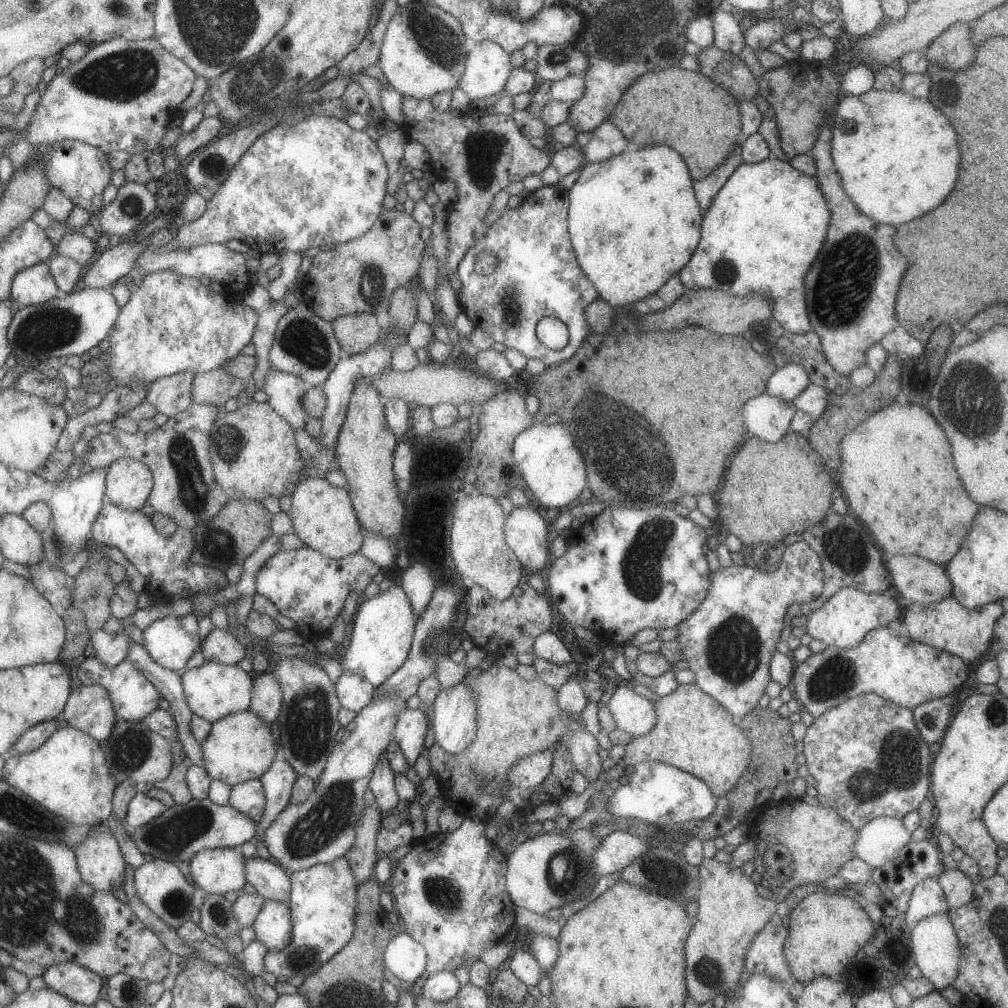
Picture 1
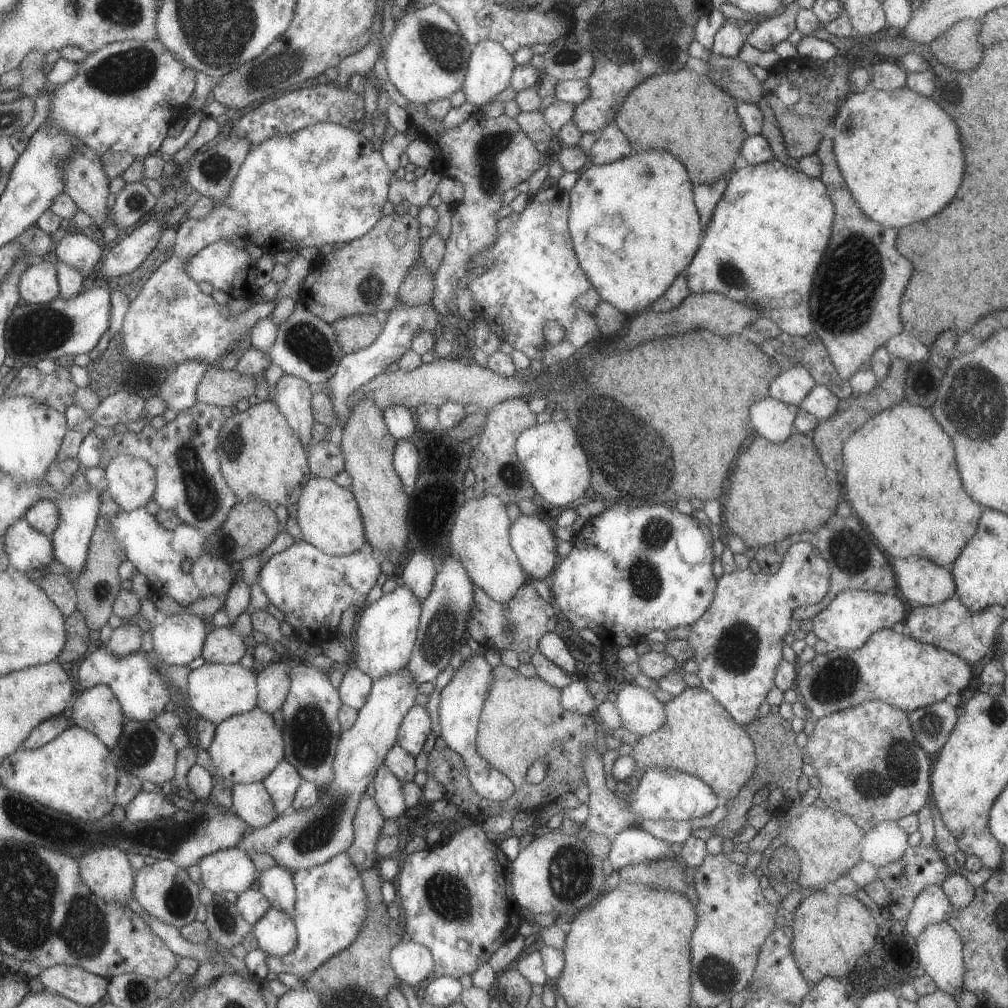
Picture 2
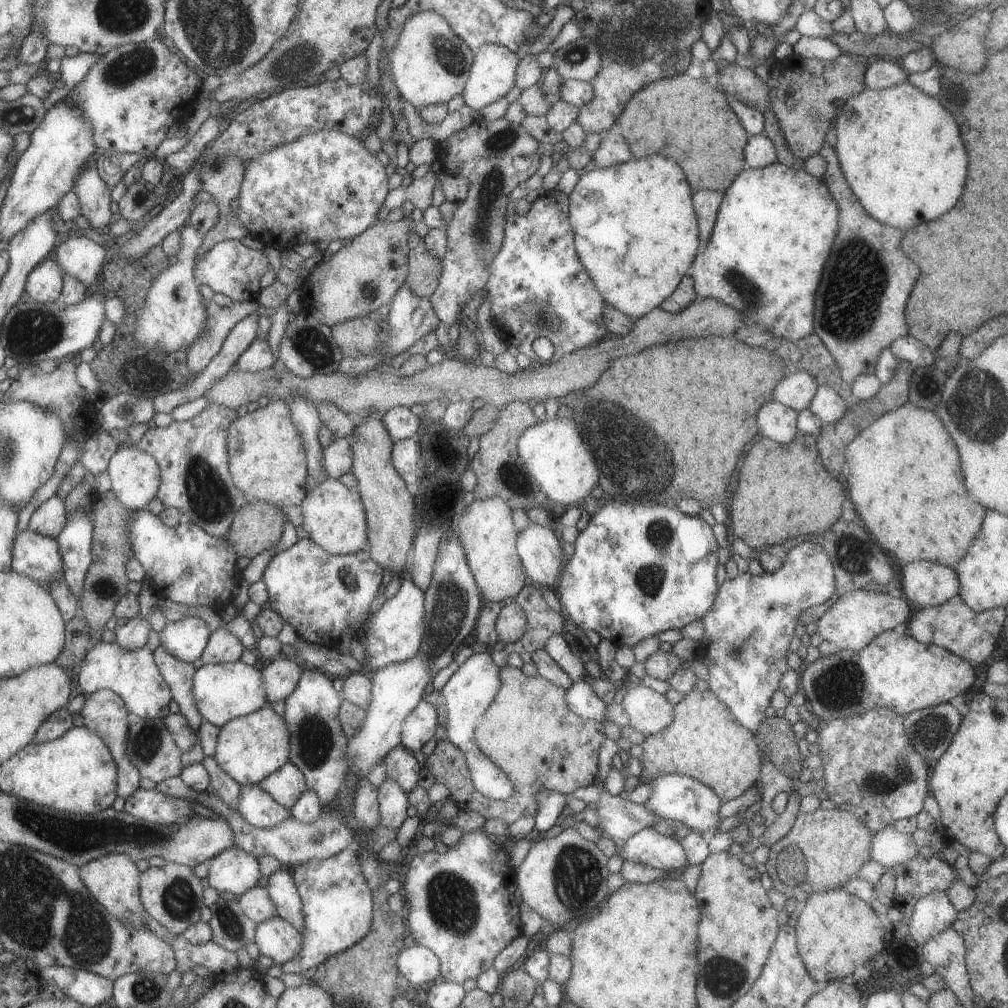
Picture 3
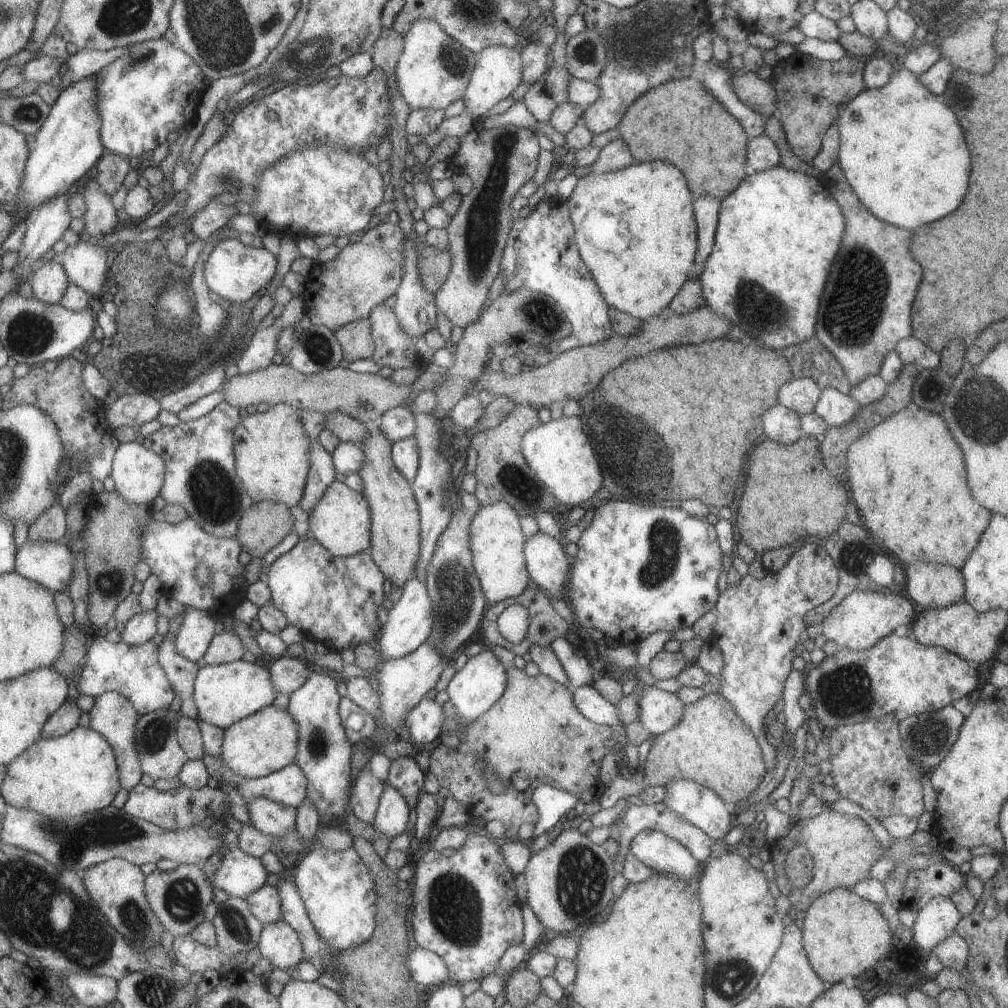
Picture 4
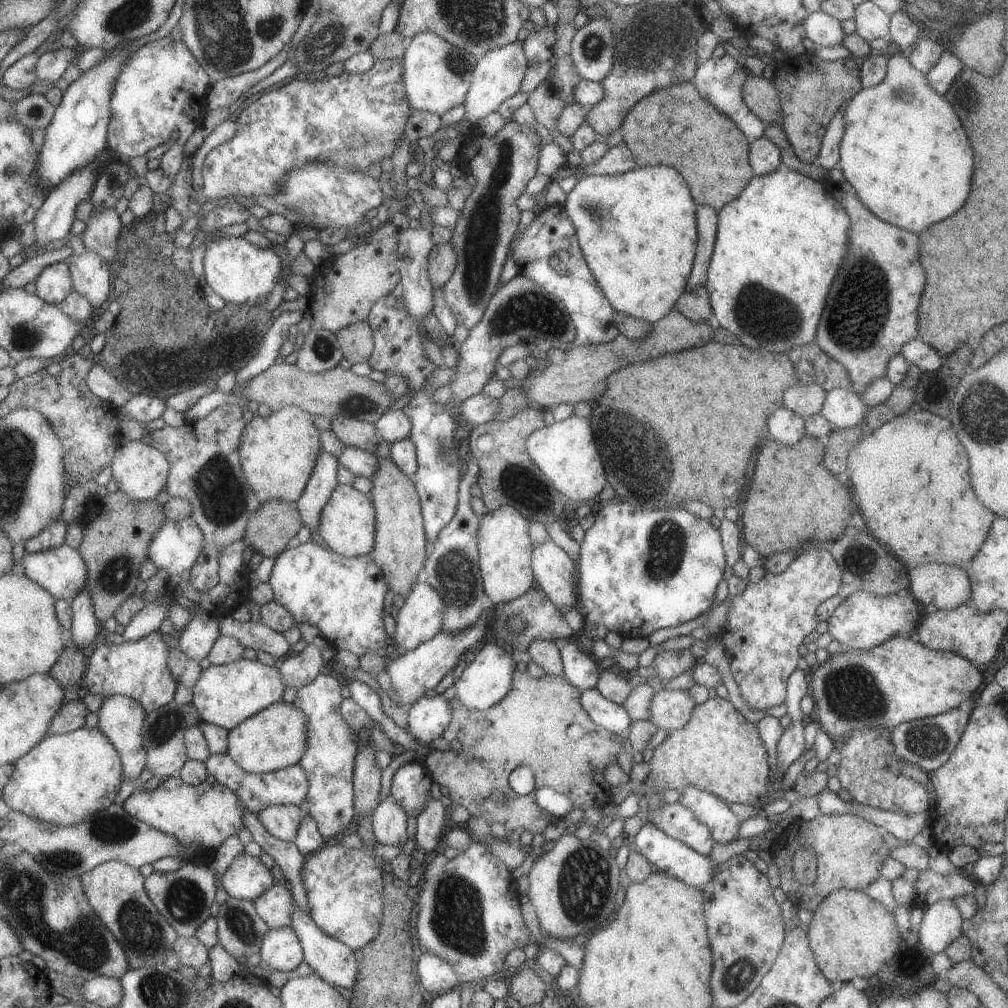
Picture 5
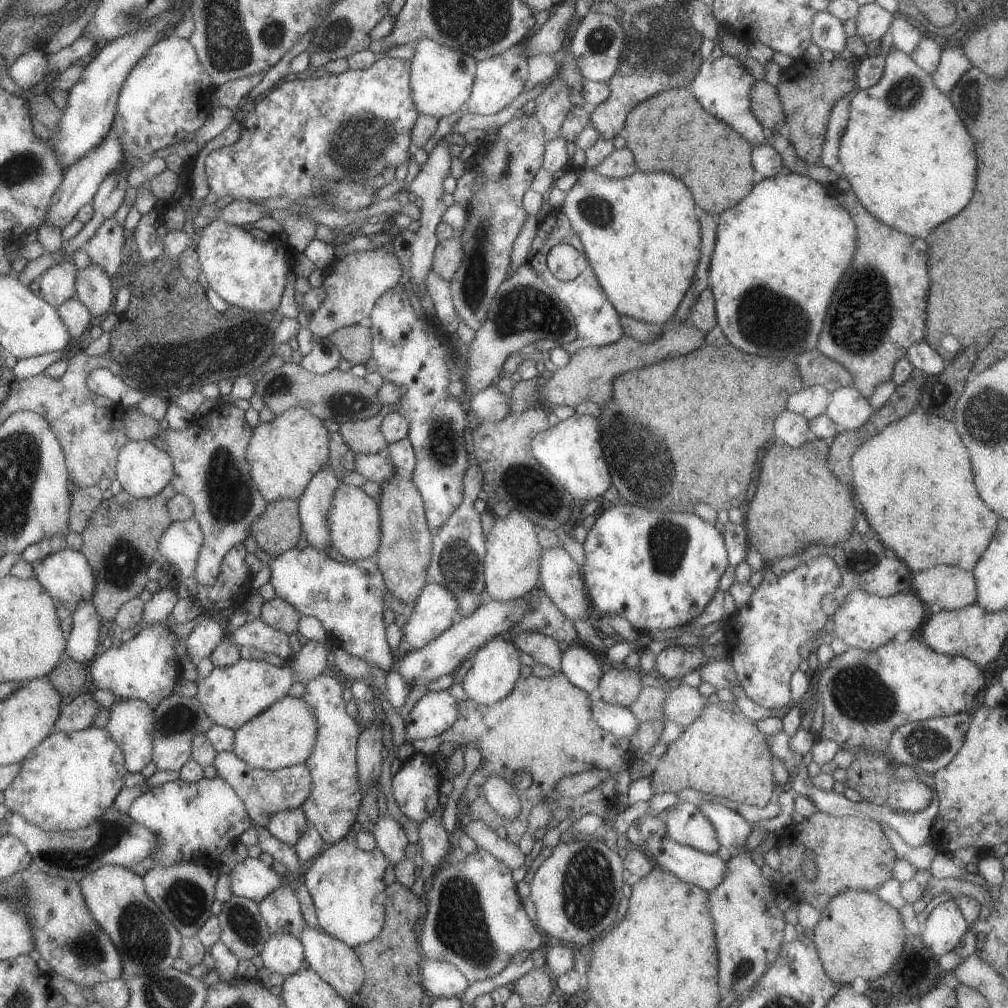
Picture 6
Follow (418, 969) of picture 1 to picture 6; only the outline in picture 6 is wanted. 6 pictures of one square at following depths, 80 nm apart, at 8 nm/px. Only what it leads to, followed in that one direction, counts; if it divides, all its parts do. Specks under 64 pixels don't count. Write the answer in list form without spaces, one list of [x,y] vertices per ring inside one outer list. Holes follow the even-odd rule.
[[[425,958],[421,970],[422,988],[435,999],[460,998],[470,982],[450,962]]]

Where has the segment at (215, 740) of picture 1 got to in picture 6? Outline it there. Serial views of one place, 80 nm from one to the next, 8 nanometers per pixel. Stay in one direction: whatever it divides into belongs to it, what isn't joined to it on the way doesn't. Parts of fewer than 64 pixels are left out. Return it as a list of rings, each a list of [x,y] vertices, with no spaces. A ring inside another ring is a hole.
[[[285,695],[255,718],[234,730],[233,752],[256,769],[277,770],[304,763],[316,741],[317,721],[310,706],[300,697]]]

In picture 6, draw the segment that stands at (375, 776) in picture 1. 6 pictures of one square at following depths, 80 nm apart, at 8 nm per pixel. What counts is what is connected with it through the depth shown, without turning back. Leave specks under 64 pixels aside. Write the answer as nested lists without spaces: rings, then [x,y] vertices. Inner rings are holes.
[[[386,812],[383,816],[378,814],[378,820],[371,833],[376,846],[381,849],[386,860],[389,860],[391,864],[397,864],[405,858],[405,848],[409,846],[406,834],[401,825],[391,820]]]

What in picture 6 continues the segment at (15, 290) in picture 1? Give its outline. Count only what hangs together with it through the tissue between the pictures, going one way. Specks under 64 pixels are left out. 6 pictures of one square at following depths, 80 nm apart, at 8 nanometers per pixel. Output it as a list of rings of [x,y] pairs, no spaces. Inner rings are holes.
[[[57,262],[37,279],[42,299],[57,308],[63,302],[76,296],[74,282],[76,268],[73,262]]]

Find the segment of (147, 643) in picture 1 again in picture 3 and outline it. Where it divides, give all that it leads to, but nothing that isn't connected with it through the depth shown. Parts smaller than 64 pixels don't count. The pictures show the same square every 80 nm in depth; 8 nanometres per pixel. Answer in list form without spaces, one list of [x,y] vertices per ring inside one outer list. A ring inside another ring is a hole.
[[[191,615],[190,617],[183,617],[175,622],[167,621],[164,629],[158,633],[159,645],[163,645],[167,649],[167,652],[173,655],[177,660],[192,663],[196,658],[202,655],[211,633],[207,624],[202,619]]]

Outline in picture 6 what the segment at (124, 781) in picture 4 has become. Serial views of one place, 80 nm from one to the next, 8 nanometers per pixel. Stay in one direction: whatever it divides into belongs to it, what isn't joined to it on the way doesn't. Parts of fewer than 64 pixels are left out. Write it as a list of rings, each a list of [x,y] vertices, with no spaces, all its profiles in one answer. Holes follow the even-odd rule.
[[[139,699],[117,700],[110,708],[109,721],[104,729],[120,746],[125,768],[131,773],[141,772],[152,760],[152,730],[154,729],[154,709]]]

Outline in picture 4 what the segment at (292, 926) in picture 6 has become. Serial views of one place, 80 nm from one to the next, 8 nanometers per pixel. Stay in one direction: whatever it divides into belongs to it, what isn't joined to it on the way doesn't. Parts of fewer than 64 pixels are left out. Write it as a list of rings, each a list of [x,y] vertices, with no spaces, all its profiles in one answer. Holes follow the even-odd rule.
[[[265,884],[257,891],[252,892],[245,900],[250,912],[263,925],[282,920],[276,886]]]

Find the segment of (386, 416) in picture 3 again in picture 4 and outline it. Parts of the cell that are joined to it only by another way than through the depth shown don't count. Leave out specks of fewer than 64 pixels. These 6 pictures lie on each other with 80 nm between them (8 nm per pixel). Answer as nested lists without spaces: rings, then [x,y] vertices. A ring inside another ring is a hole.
[[[408,406],[393,407],[379,417],[378,429],[390,442],[411,437],[414,431],[414,418]]]

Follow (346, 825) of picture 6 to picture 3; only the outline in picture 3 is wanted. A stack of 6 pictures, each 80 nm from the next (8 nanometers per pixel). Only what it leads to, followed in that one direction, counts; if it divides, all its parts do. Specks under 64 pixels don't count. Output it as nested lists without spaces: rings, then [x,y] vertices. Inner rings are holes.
[[[305,666],[293,692],[284,698],[283,718],[290,736],[288,760],[303,773],[307,790],[316,794],[322,810],[338,803],[337,793],[343,787],[348,770],[345,758],[347,738],[338,719],[342,694],[331,682],[324,671]]]

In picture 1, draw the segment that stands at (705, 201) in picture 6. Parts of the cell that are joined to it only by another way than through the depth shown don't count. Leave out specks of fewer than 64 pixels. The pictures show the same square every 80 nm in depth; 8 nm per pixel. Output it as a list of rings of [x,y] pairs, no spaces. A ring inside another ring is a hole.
[[[675,66],[653,74],[647,72],[637,78],[617,102],[610,121],[632,148],[667,144],[682,156],[692,180],[698,181],[719,166],[742,138],[740,112],[735,99],[699,71],[687,72]]]

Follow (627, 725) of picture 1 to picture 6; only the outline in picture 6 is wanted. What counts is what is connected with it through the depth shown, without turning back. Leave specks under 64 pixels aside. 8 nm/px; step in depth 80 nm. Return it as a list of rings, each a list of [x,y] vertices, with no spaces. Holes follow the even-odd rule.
[[[679,685],[678,688],[667,692],[663,701],[664,722],[672,720],[687,726],[699,718],[705,704],[706,699],[699,694],[697,687]]]

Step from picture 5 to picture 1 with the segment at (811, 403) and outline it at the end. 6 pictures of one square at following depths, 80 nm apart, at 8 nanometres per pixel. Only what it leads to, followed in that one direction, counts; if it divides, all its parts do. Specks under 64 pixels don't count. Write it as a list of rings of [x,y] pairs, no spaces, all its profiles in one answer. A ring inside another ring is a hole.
[[[789,363],[775,369],[765,382],[765,390],[768,395],[791,401],[807,385],[809,378],[805,369],[795,363]]]

